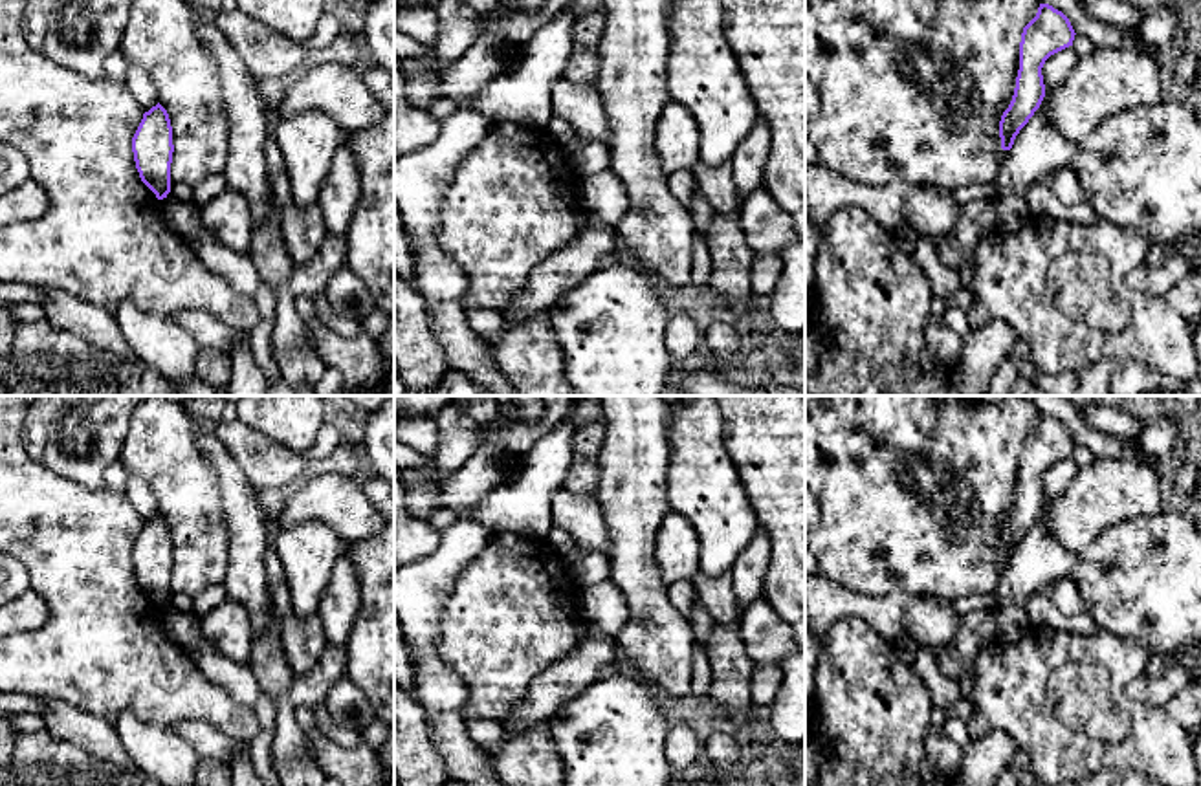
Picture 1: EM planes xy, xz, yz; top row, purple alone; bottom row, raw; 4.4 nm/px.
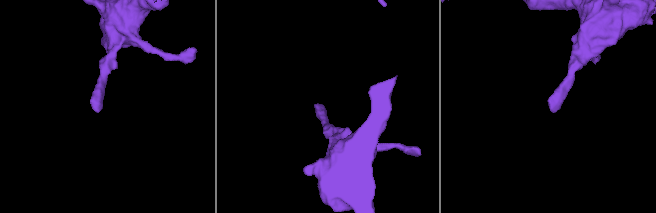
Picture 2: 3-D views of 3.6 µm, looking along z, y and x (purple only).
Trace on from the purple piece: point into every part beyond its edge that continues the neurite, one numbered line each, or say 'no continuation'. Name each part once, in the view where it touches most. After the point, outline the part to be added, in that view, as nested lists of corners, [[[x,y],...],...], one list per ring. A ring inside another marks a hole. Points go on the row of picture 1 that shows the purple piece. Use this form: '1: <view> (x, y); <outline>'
no continuation

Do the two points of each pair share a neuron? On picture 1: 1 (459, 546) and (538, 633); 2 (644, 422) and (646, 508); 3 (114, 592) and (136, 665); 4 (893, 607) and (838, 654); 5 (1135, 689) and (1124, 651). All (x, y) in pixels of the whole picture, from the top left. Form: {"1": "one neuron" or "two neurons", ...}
{"1": "two neurons", "2": "one neuron", "3": "one neuron", "4": "two neurons", "5": "two neurons"}

